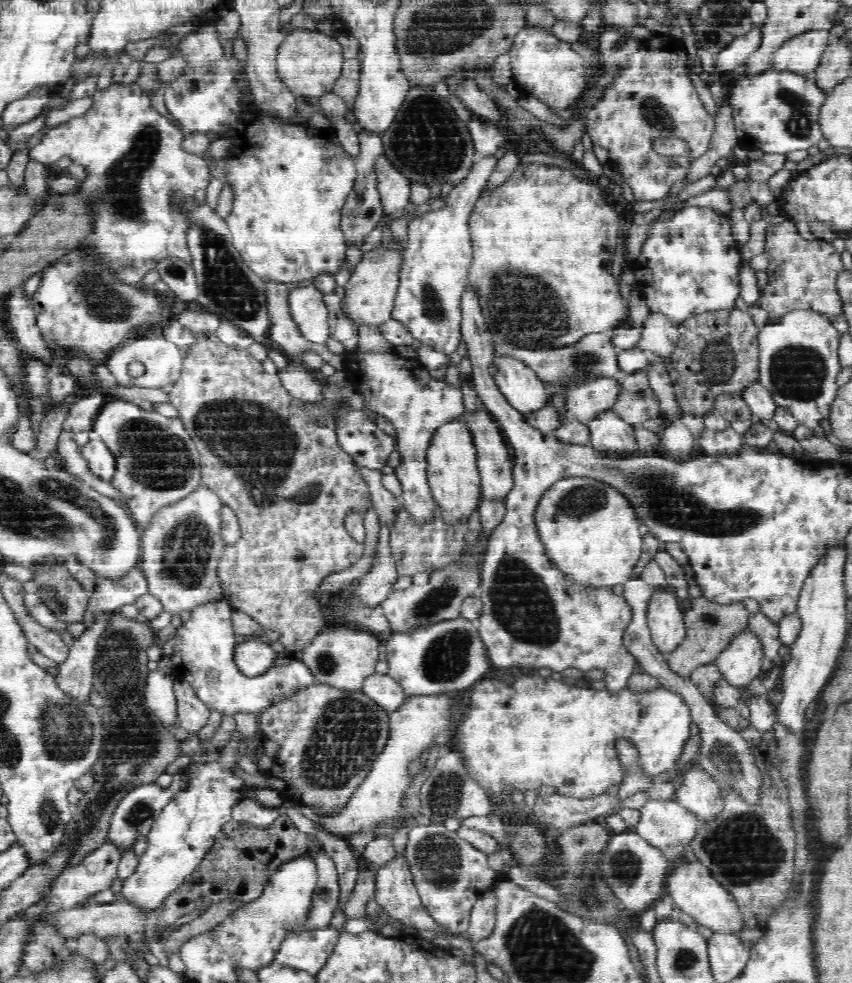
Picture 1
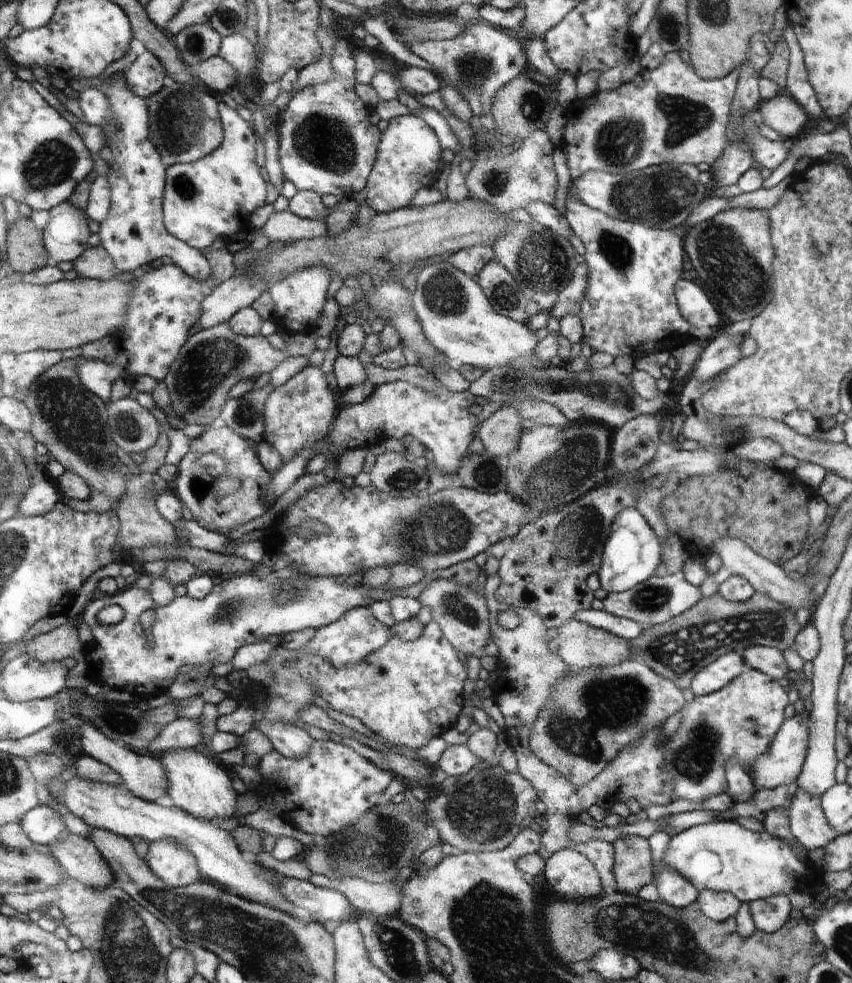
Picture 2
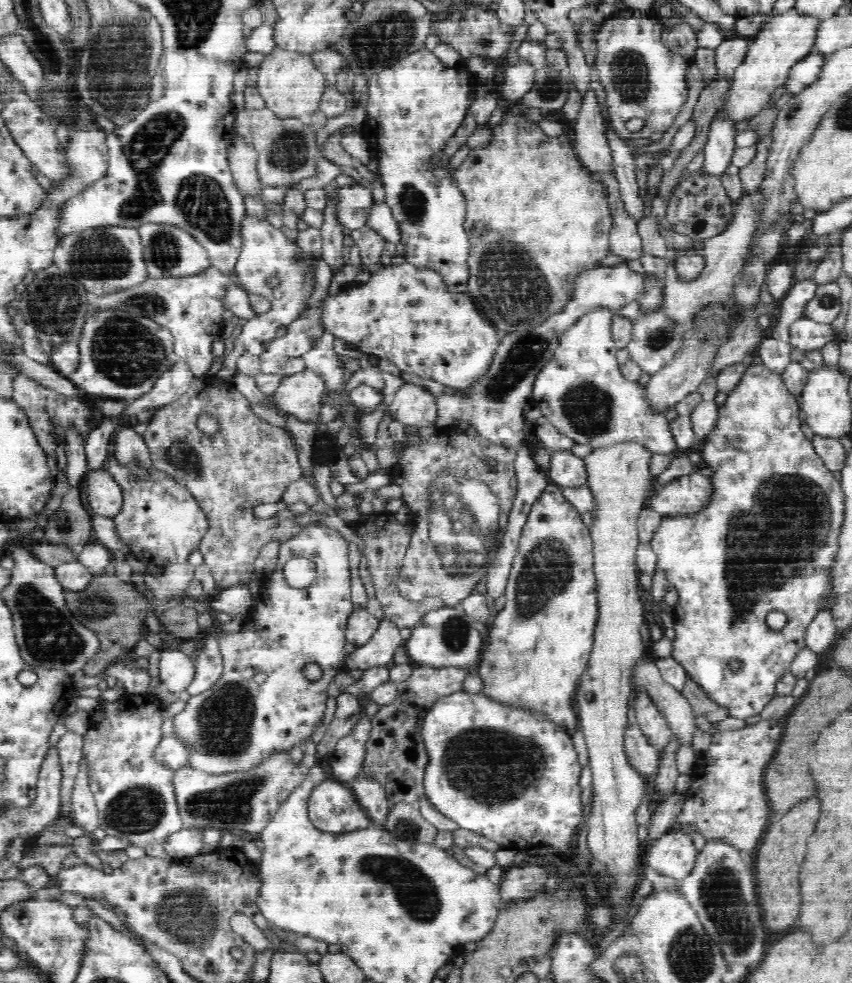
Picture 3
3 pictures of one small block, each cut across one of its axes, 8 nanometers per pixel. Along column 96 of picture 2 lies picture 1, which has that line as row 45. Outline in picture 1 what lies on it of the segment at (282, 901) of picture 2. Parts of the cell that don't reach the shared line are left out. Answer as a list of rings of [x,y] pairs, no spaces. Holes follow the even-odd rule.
[[[808,30],[790,38],[774,52],[770,69],[790,71],[800,76],[811,77],[819,65],[831,36],[827,30]]]

